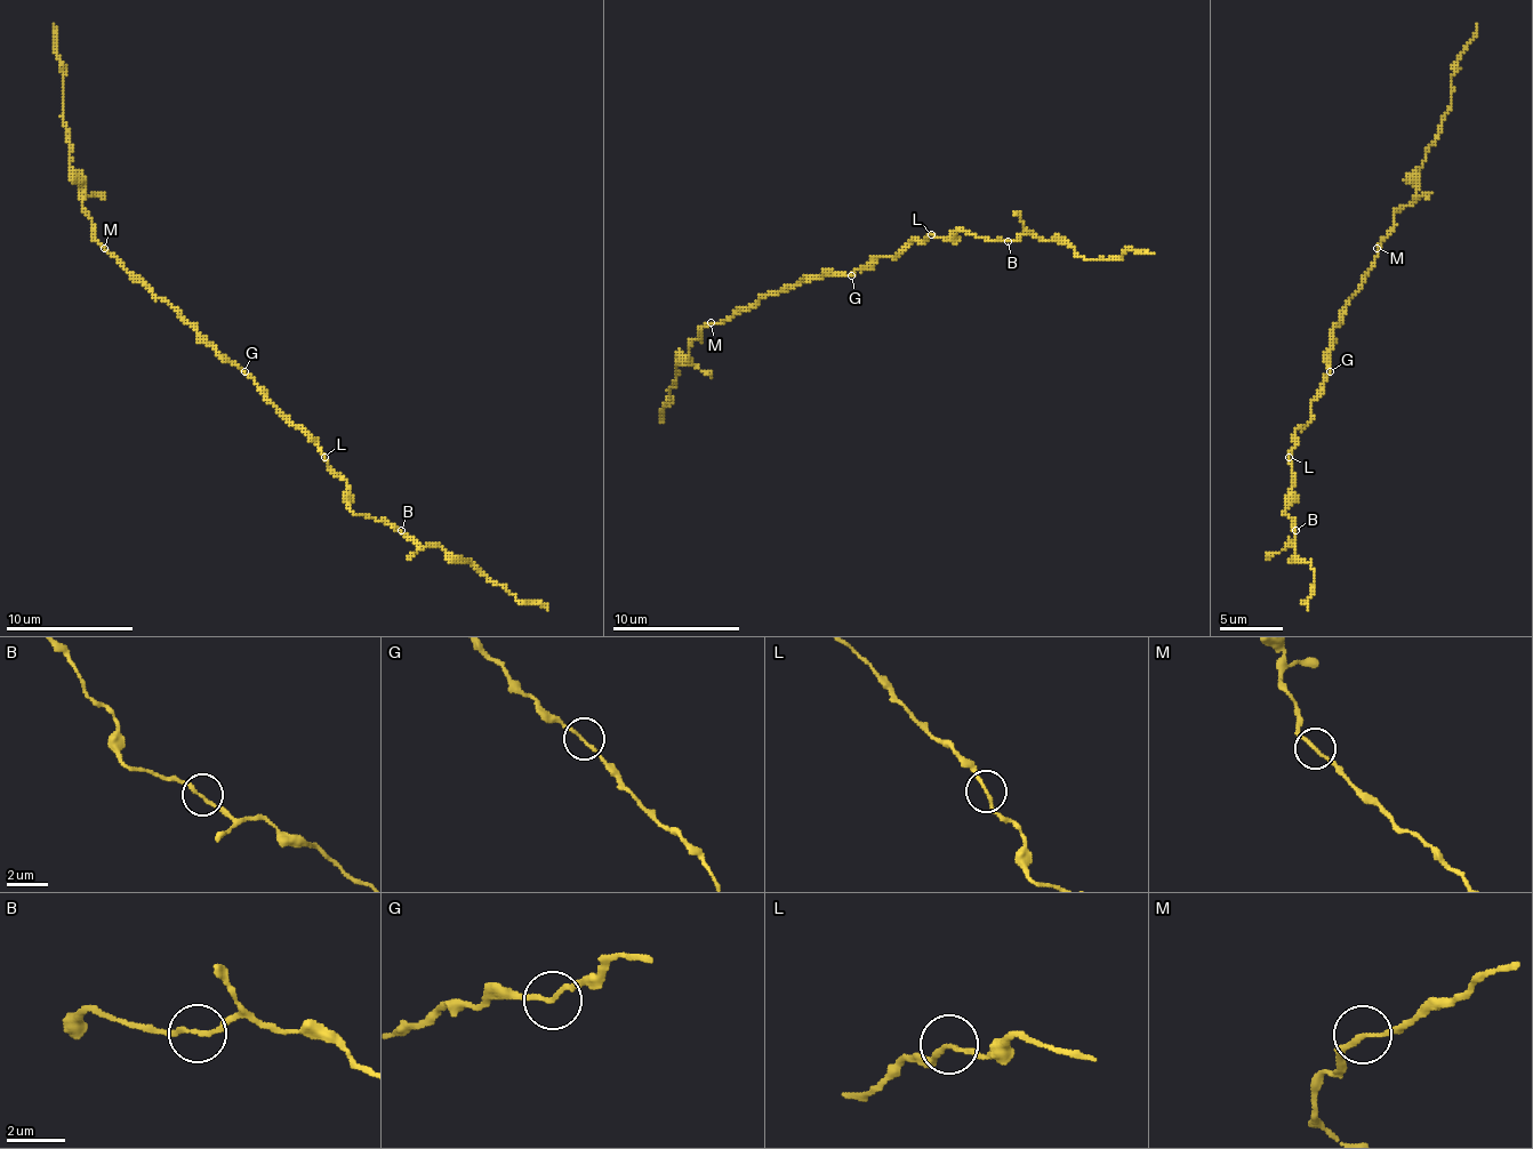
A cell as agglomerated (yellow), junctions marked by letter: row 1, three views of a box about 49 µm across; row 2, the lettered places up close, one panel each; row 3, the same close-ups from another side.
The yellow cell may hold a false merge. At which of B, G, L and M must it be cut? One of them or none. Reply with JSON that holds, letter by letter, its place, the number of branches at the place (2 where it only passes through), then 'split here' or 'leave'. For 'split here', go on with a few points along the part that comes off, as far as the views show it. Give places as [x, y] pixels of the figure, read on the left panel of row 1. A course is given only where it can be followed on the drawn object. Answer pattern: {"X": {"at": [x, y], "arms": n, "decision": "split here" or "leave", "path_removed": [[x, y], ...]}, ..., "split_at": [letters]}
{"B": {"at": [401, 530], "arms": 2, "decision": "leave"}, "G": {"at": [245, 371], "arms": 2, "decision": "leave"}, "L": {"at": [324, 457], "arms": 2, "decision": "leave"}, "M": {"at": [104, 248], "arms": 2, "decision": "split here", "path_removed": [[104, 247], [82, 209], [75, 170], [70, 165], [63, 62], [54, 24]]}, "split_at": ["M"]}

